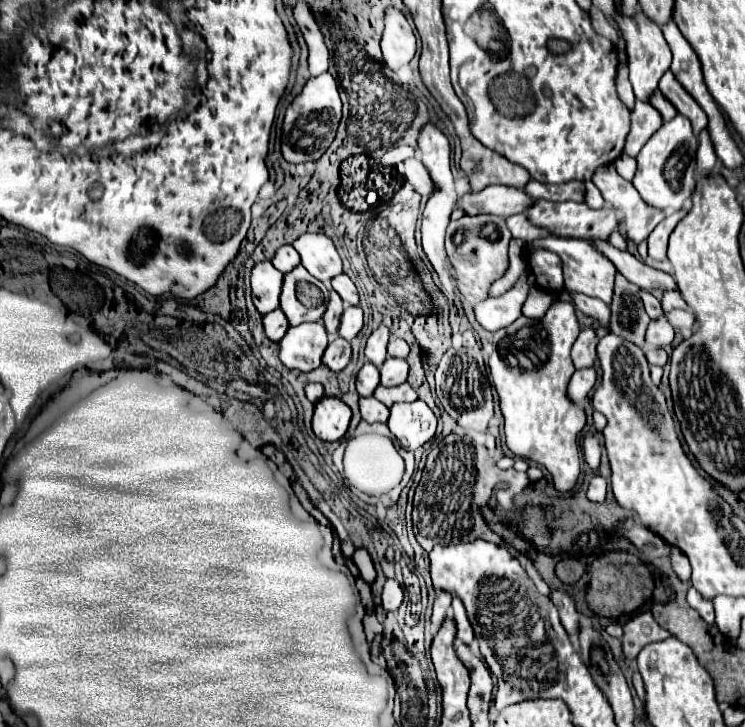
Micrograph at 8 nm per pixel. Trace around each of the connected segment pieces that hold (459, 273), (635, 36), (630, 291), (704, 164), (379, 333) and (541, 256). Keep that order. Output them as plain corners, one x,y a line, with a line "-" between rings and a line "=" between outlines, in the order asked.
462,217
452,221
446,231
446,255
452,265
452,277
458,291
470,301
484,301
490,297
490,287
496,279
504,277
510,267
508,243
512,235
502,217
=
614,11
614,21
620,27
622,37
626,41
630,81
632,81
632,87
634,87
634,95
640,101
648,101
650,95
656,91
660,77
670,69
670,63
672,63
670,47
668,47
664,35
662,35
662,29
654,21
650,21
642,11
638,11
632,17
622,15
620,11
=
616,273
614,297
610,309
612,309
610,315
612,333
632,341
638,347
644,347
644,333
650,323
650,317
644,311
638,285
626,281
622,273
=
708,129
700,131
700,147
698,147
698,173
700,175
710,175
714,171
716,163
716,153
712,139
708,135
=
378,325
372,335
368,337
366,343
366,357
370,363
374,363
376,367
380,367
386,359
386,345
388,345
388,327
386,325
=
540,249
530,255
530,269
536,277
536,283
552,293
562,291
562,261
556,253

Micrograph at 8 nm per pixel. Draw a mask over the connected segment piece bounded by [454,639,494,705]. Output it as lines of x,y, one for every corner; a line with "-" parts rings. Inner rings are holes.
458,639
454,643
454,649
470,671
472,685
470,685
470,693
468,693
468,703
470,705
488,705
492,701
492,687
494,687
488,665
480,657
476,657
466,643
462,643

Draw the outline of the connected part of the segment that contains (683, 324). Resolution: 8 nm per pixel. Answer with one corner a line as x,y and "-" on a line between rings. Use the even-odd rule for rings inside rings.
670,311
666,313
666,319
674,329
691,329
696,321
690,311

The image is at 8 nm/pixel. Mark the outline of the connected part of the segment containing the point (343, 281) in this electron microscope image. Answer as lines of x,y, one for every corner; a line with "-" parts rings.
338,275
332,279
332,289
342,297
346,305
358,305
358,291
348,275

